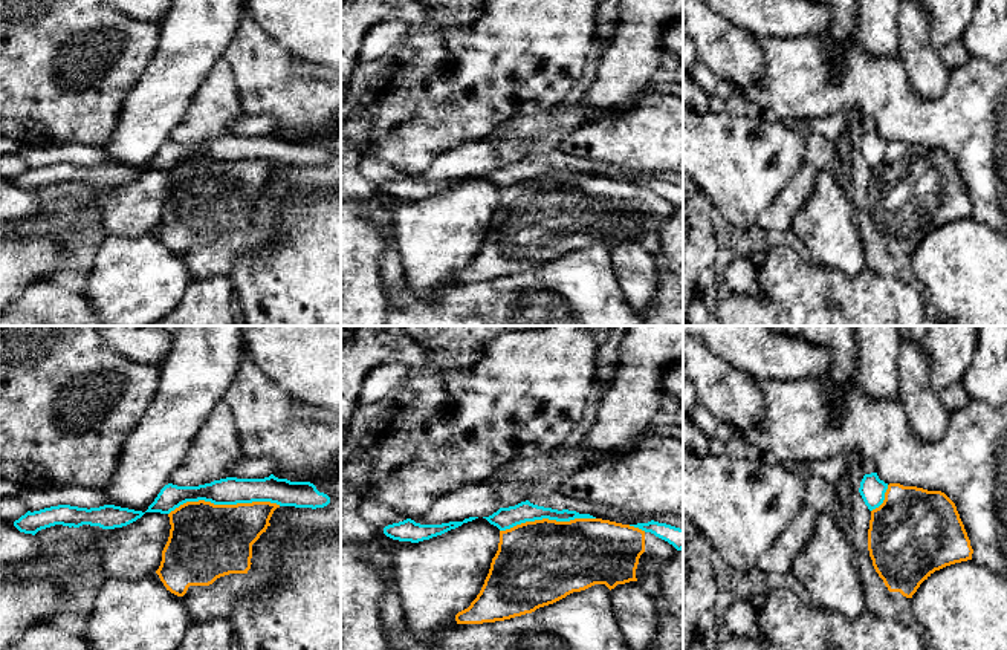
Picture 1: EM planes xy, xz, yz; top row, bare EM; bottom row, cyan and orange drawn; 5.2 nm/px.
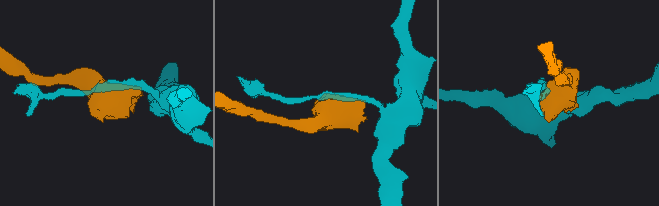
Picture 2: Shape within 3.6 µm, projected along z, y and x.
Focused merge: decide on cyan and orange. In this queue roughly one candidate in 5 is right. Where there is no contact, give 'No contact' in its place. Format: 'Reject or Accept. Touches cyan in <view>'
Reject. Touches cyan in xy

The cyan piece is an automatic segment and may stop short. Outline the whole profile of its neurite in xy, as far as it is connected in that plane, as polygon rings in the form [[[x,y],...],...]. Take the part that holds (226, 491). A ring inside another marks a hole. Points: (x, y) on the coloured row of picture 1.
[[[274,474],[264,479],[226,477],[199,486],[165,485],[145,512],[170,514],[186,502],[211,502],[237,505],[270,502],[280,506],[324,508],[330,497],[319,492],[310,482],[290,482]]]

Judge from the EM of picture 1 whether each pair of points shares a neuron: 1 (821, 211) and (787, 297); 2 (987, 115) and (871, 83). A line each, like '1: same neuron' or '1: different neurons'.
1: different neurons
2: same neuron

